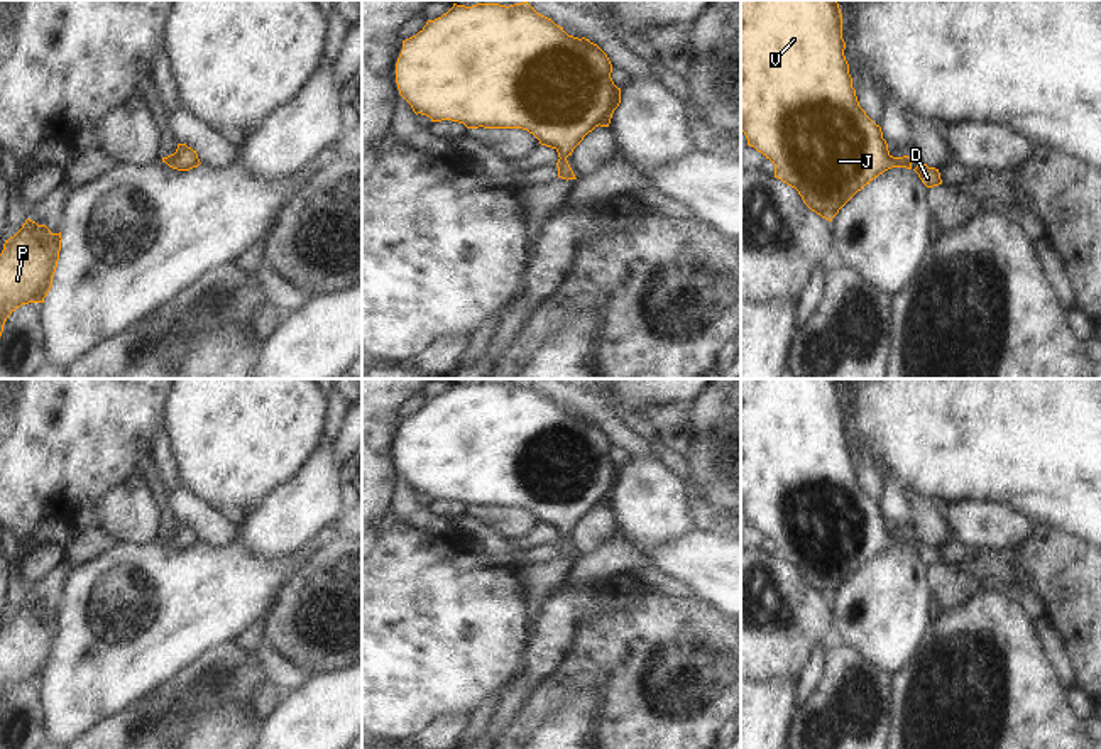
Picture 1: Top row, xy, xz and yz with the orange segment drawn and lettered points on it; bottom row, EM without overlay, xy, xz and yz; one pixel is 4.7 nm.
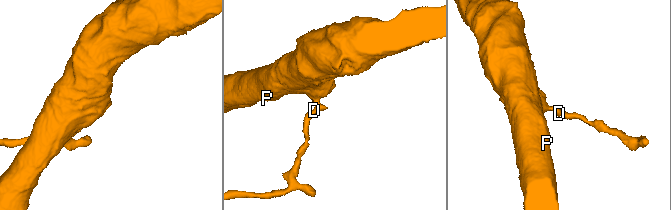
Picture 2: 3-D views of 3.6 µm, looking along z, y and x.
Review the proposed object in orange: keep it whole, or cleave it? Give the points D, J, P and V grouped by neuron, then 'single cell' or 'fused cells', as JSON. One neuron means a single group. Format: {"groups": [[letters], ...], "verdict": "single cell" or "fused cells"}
{"groups": [["D", "J", "P", "V"]], "verdict": "single cell"}

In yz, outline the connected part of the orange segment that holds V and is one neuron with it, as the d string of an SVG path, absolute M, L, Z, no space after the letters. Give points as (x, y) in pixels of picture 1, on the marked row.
M741 0L741 130L748 145L775 164L775 178L795 188L803 203L829 221L885 171L913 169L908 156L890 154L881 127L859 107L844 49L835 0Z

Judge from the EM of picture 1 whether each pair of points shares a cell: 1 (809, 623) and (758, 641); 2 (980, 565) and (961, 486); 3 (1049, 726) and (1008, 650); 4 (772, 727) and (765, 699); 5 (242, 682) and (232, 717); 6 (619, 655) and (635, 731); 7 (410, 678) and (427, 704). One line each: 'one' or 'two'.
1: one
2: two
3: one
4: one
5: two
6: one
7: one

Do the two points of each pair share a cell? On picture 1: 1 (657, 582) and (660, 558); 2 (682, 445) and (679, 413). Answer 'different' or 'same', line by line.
1: different
2: same

